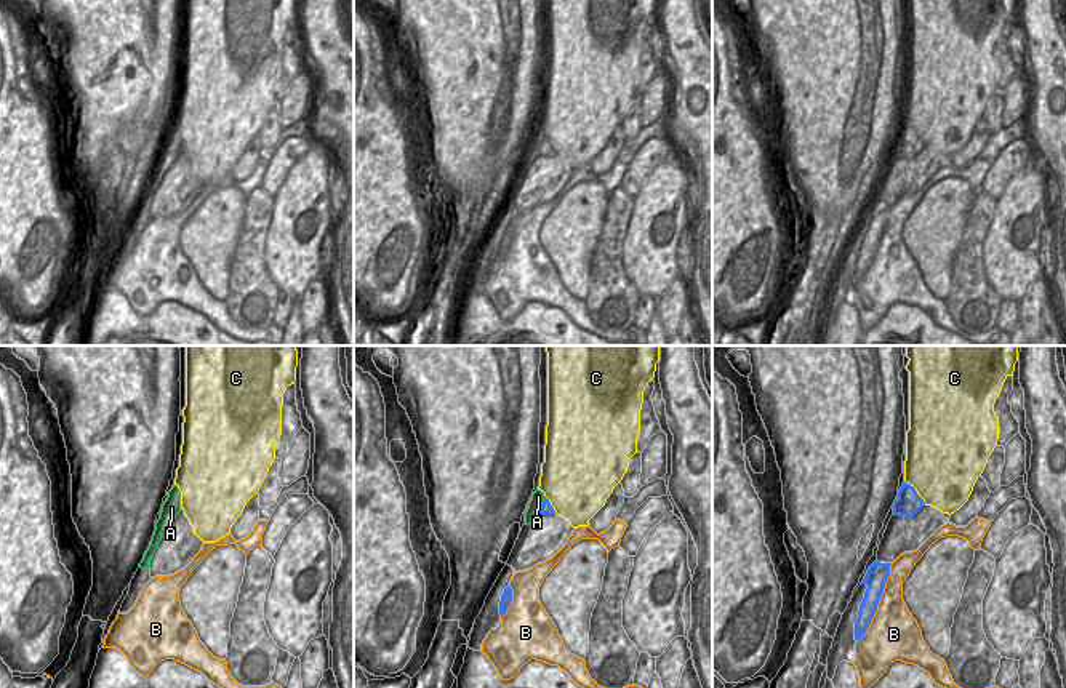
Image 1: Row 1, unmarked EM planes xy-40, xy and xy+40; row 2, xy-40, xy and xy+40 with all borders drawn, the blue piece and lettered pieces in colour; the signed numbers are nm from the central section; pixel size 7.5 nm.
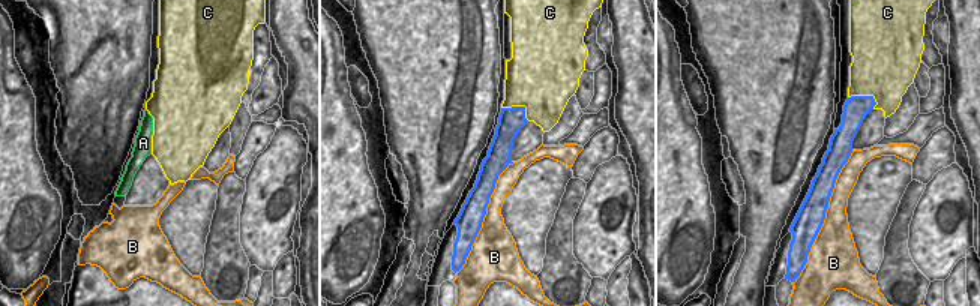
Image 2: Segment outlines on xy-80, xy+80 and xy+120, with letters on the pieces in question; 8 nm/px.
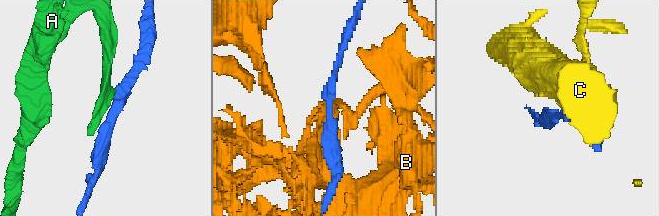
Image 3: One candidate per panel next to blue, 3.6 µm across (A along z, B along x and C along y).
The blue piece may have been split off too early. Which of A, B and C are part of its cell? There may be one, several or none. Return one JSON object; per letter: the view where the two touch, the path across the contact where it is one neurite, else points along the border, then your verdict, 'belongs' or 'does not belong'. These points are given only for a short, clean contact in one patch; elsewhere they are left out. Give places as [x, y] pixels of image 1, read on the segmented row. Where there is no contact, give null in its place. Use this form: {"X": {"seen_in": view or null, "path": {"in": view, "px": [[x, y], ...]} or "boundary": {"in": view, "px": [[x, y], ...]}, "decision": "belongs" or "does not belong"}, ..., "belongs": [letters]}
{"A": {"seen_in": "xy", "boundary": {"in": "xy", "px": [[545, 496], [538, 512]]}, "decision": "does not belong"}, "B": {"seen_in": "xy+40", "decision": "does not belong"}, "C": {"seen_in": "xy+40", "decision": "does not belong"}, "belongs": []}

